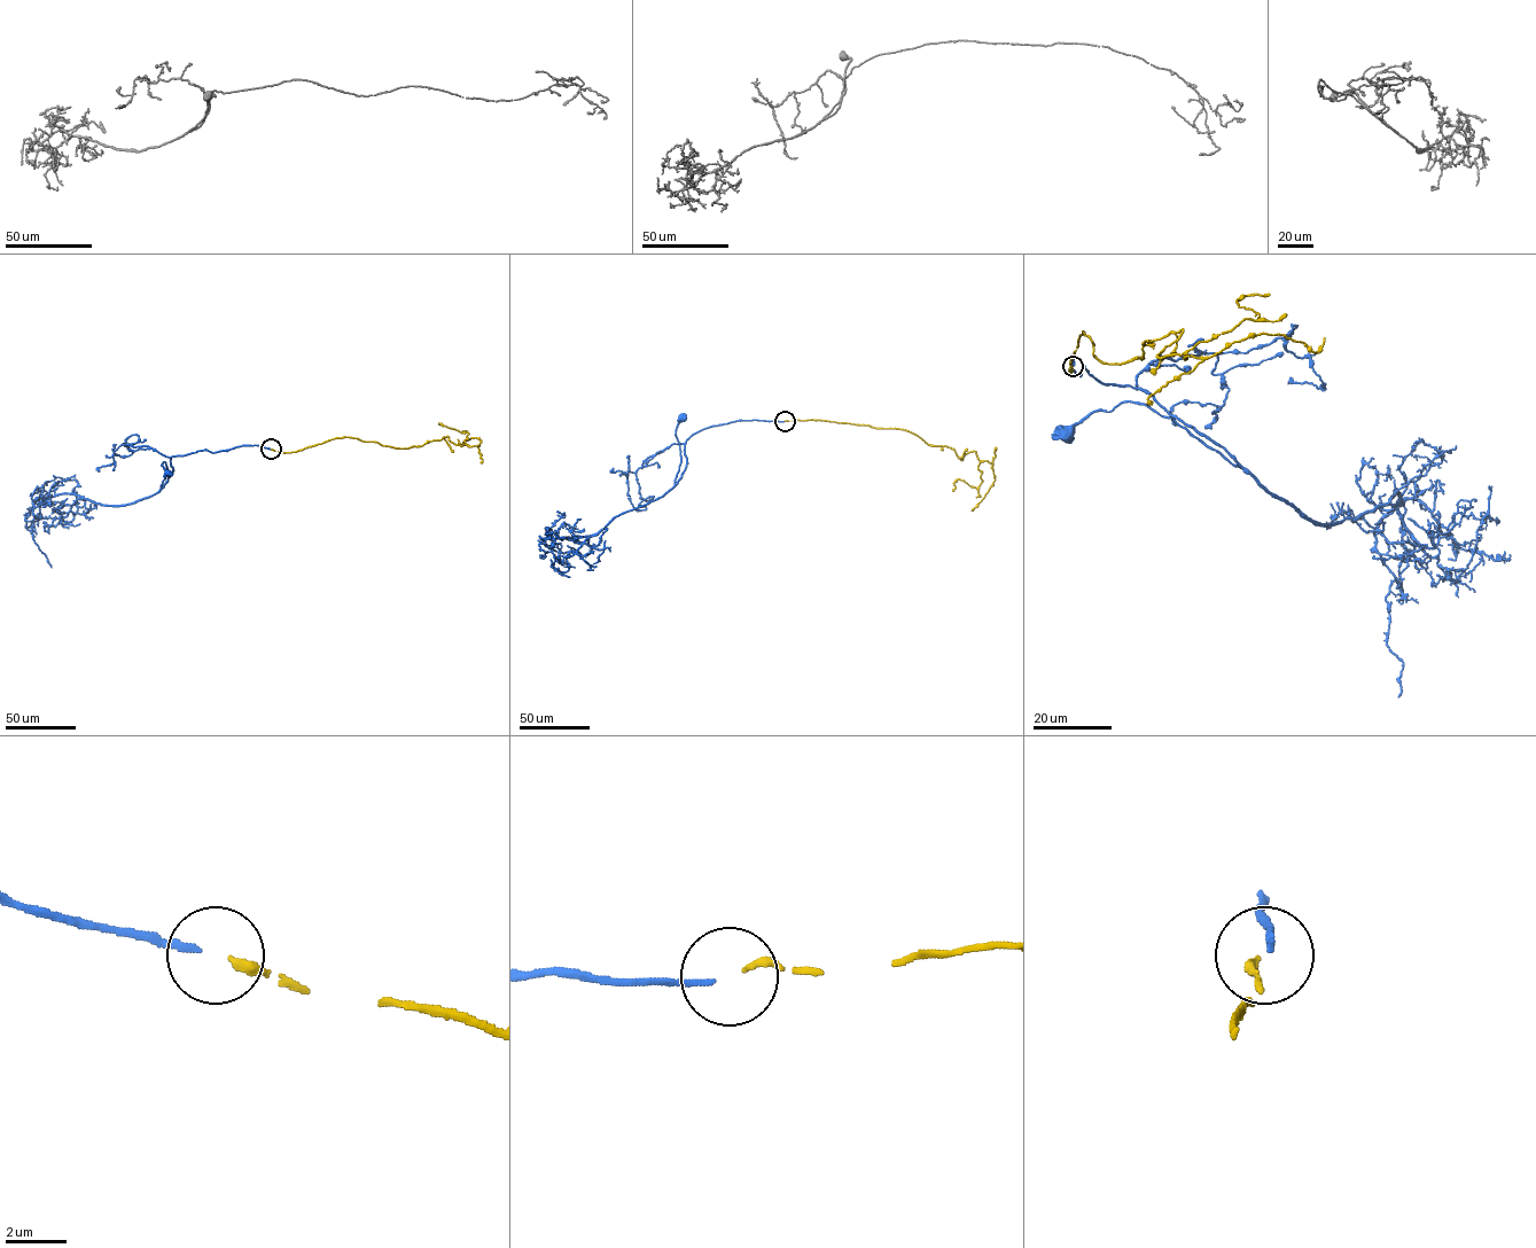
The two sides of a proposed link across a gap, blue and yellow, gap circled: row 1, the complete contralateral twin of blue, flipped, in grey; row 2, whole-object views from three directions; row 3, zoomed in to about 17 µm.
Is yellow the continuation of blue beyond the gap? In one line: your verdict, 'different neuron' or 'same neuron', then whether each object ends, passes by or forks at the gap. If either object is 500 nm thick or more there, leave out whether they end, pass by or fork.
same neuron; blue ends there; yellow ends there

